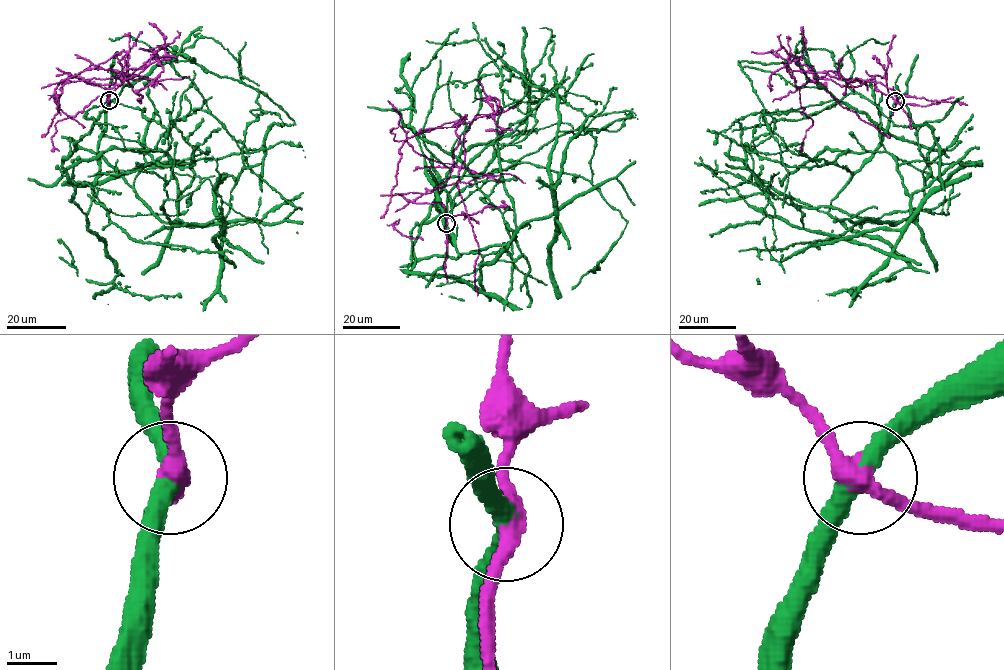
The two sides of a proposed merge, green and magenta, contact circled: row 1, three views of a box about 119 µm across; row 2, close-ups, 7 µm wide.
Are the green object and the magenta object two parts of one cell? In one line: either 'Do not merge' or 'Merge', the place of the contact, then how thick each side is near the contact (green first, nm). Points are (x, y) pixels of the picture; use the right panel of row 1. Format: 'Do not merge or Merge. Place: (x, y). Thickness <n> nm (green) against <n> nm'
Do not merge. Place: (895, 101). Thickness 380 nm (green) against 360 nm

